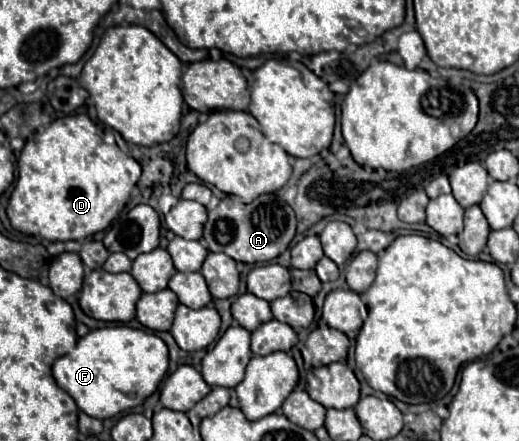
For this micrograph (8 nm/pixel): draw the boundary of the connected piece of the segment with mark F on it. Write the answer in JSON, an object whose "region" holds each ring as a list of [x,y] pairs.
{"region":[[[115,325],[115,327],[93,329],[85,337],[81,337],[77,341],[75,349],[71,349],[67,355],[59,357],[53,363],[53,377],[55,377],[57,385],[75,399],[75,403],[81,411],[85,411],[89,417],[95,417],[95,419],[107,419],[107,417],[115,417],[131,407],[141,405],[163,381],[163,377],[167,373],[167,361],[169,361],[167,345],[155,333],[149,333],[143,329],[133,329],[127,325]]]}

